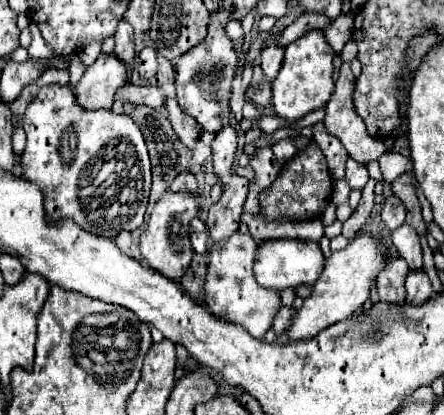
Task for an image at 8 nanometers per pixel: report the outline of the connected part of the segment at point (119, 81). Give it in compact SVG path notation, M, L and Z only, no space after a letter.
M100 54L72 92L84 110L110 110L114 94L122 84L126 84L126 68L118 64L114 54Z

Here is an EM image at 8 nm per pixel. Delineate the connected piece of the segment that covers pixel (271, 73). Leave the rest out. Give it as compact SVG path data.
M268 44L264 50L262 50L262 58L260 58L260 66L262 70L266 72L266 76L270 80L276 78L280 66L282 66L282 60L284 60L284 48L278 46L278 44Z

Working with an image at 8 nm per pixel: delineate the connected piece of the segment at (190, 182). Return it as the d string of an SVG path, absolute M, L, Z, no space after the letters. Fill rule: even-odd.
M182 172L176 176L176 180L170 186L172 192L188 192L188 194L196 194L198 192L198 182L194 178L194 174L190 172Z

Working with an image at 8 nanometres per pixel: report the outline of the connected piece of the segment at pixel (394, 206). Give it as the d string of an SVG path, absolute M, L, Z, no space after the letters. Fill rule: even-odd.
M398 196L388 198L382 208L382 222L386 224L386 228L396 230L398 226L404 224L404 218L406 218L406 210L404 210L404 204L400 202L400 198Z

